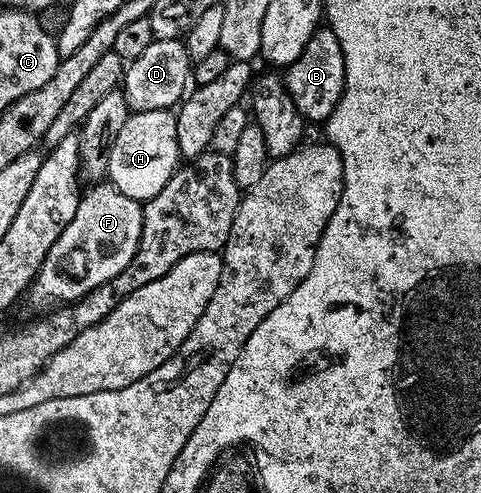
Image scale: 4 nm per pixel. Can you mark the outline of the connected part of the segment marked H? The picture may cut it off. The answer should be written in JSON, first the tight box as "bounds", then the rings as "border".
{"bounds":[106,109,180,201],"border":[[[152,109],[151,111],[135,111],[124,121],[120,133],[116,133],[116,141],[108,157],[106,174],[108,181],[124,197],[132,197],[145,201],[156,197],[164,185],[174,176],[180,166],[178,141],[176,139],[177,114],[173,110]]]}

